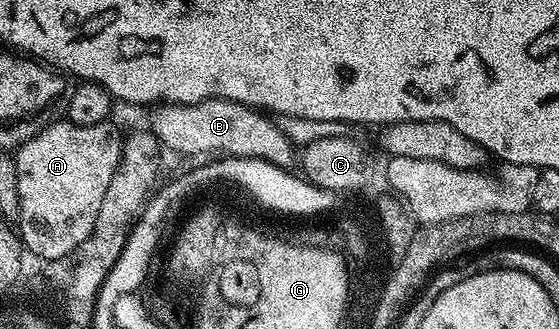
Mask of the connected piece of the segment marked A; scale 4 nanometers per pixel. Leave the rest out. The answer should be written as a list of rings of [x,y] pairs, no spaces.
[[[54,121],[43,128],[33,139],[16,148],[18,173],[19,239],[24,250],[38,255],[38,260],[63,258],[81,242],[86,241],[99,223],[101,202],[107,185],[121,160],[122,132],[117,132],[113,121],[99,125],[75,125],[68,121]]]

